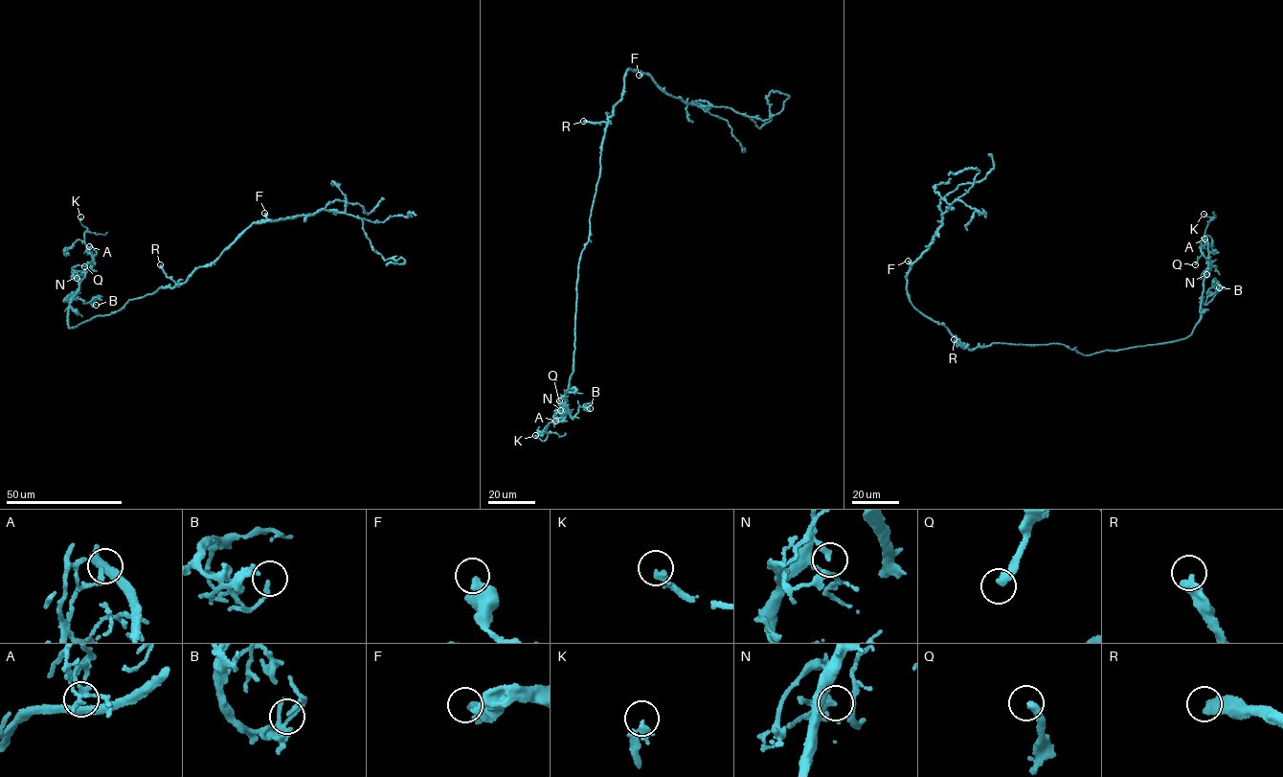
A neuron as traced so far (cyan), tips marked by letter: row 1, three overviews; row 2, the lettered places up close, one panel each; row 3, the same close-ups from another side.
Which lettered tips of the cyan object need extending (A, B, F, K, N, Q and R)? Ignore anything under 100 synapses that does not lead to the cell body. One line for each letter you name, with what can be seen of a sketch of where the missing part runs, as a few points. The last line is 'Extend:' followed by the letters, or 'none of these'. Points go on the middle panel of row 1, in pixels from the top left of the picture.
K: course (535, 435), (530, 426), (509, 423)
Extend: K

